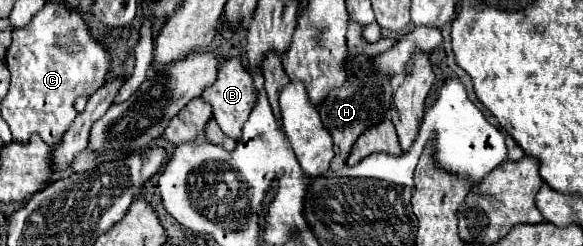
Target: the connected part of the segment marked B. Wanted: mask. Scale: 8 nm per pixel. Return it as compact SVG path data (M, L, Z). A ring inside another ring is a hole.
M224 58L220 62L220 66L218 66L216 82L212 86L208 86L202 92L200 98L212 106L212 114L214 114L214 120L218 122L220 130L226 136L230 136L230 138L240 140L242 124L246 122L246 116L250 114L250 110L254 106L254 84L252 84L252 76L242 66L242 62L238 58Z

